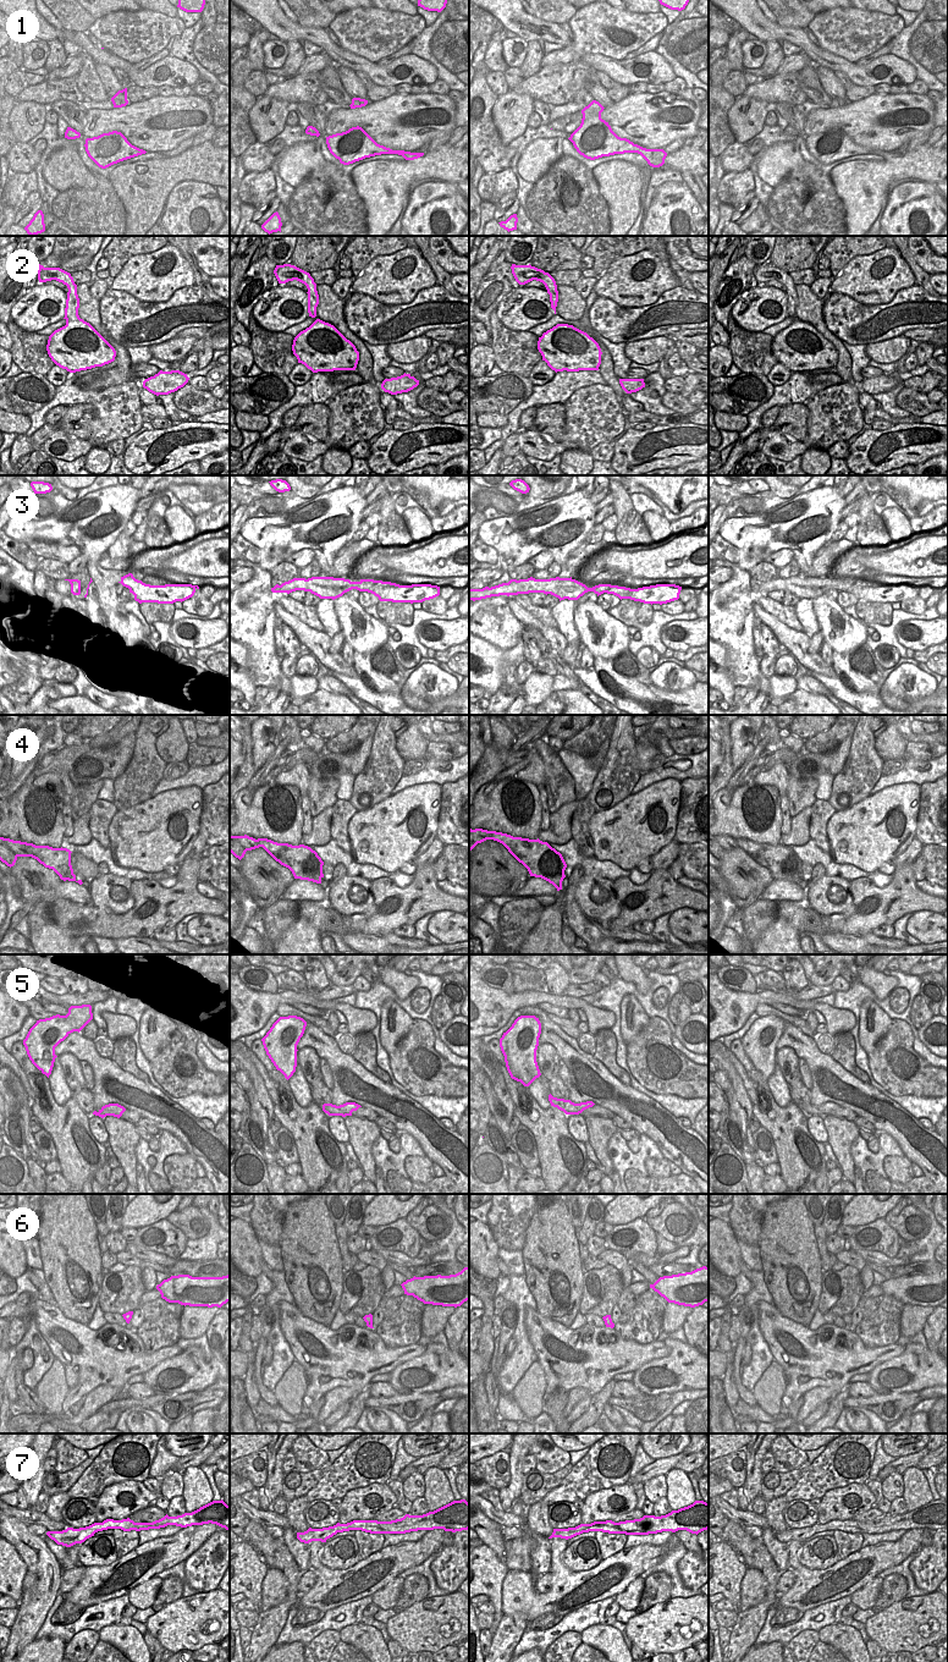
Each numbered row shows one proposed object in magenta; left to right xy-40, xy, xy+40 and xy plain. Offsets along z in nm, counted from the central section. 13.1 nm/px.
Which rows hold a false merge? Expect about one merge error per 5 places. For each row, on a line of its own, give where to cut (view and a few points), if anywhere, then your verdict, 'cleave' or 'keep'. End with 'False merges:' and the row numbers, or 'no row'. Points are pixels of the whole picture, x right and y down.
1: cut none; keep
2: cut none; keep
3: cut none; keep
4: cut xy-40 (21, 842), (27, 848), (36, 848), (51, 864); cleave
5: cut none; keep
6: cut none; keep
7: cut none; keep
False merges: 4

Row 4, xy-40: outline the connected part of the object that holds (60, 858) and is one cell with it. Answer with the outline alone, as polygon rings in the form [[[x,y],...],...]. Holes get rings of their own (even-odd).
[[[22,842],[27,849],[37,849],[40,854],[51,863],[49,869],[53,869],[61,880],[76,881],[76,875],[71,865],[71,851],[67,848],[53,848],[49,846],[35,846],[33,843]]]

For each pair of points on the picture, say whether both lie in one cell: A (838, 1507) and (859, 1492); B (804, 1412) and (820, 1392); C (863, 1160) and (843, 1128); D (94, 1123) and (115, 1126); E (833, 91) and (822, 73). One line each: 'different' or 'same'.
A: same
B: same
C: different
D: different
E: same

